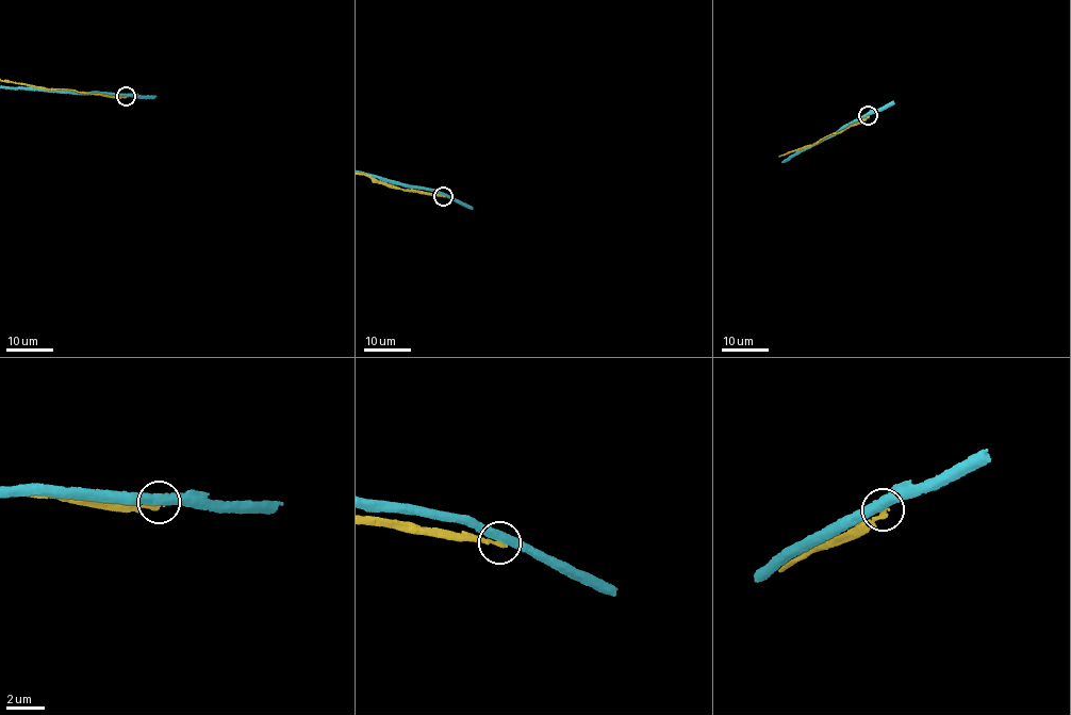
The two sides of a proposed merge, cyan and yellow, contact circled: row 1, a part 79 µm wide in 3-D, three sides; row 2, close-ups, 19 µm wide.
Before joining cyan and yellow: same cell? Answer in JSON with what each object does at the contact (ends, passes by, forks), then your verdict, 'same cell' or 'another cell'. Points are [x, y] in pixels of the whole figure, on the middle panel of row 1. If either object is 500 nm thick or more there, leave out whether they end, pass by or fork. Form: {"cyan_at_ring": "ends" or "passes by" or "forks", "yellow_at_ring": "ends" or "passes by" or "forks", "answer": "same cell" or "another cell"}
{"cyan_at_ring": "passes by", "yellow_at_ring": "ends", "answer": "another cell"}

